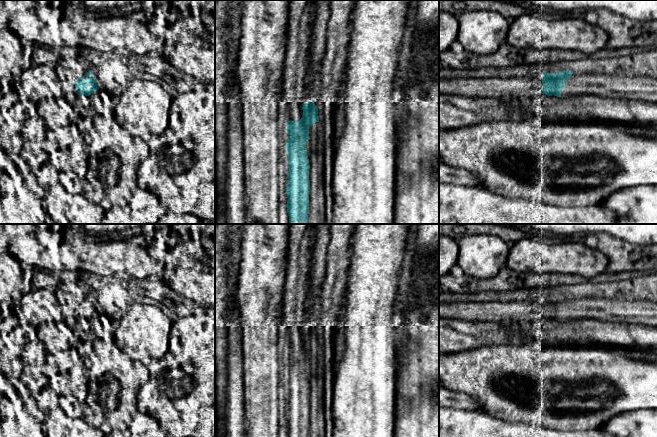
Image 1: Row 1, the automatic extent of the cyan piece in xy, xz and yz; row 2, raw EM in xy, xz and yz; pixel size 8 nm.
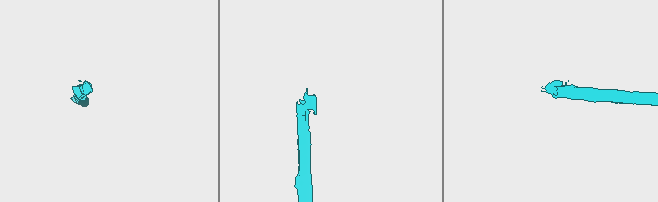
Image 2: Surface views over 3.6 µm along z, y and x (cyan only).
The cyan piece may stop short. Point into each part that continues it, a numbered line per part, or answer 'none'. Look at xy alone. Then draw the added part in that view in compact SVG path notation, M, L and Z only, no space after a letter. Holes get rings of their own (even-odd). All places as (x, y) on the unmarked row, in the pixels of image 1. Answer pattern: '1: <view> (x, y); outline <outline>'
1: xy (69, 315); outline M61 305L60 310L62 314L62 319L69 327L73 327L73 325L80 319L74 307Z

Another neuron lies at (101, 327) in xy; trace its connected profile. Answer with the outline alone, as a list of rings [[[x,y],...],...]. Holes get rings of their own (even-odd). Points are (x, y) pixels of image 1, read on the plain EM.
[[[99,312],[95,317],[88,320],[89,337],[91,340],[99,339],[112,343],[114,334],[114,321],[106,314]]]

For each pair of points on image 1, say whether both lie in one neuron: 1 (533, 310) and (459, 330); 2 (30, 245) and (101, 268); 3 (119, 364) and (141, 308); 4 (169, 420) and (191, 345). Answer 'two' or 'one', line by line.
1: two
2: one
3: two
4: one

